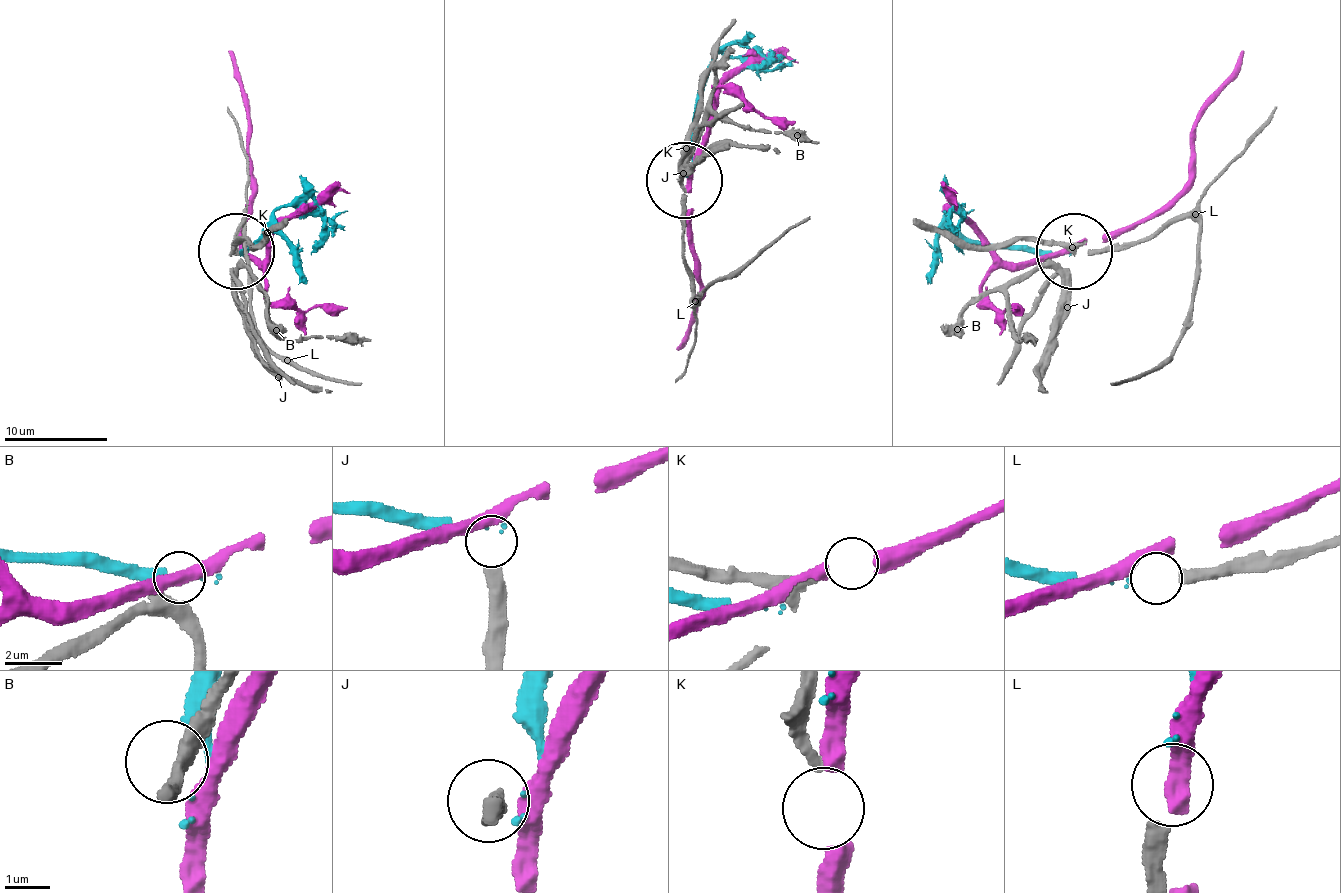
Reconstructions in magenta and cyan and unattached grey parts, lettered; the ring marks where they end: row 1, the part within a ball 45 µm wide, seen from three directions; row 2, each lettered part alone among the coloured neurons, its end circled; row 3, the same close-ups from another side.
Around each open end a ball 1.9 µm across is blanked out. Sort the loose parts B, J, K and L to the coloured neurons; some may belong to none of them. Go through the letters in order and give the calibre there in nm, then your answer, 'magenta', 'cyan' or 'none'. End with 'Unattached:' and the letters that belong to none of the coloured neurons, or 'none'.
B: 400 nm | none
J: 400 nm | none
K: 220 nm | none
L: 440 nm | cyan
Unattached: B, J, K

